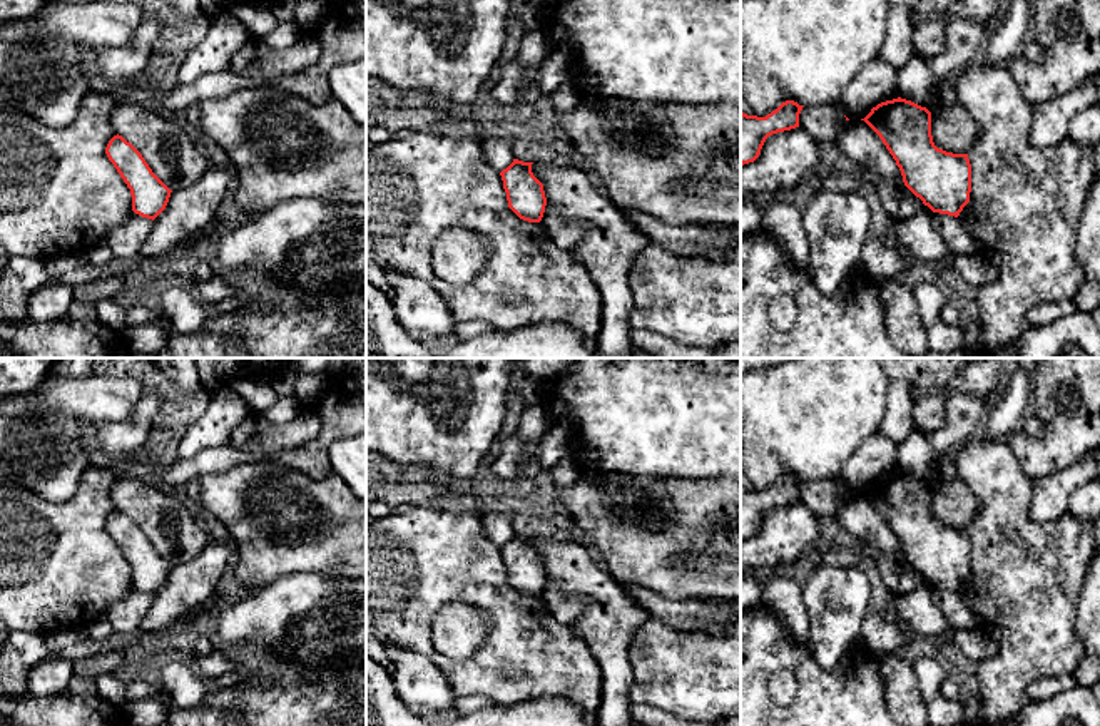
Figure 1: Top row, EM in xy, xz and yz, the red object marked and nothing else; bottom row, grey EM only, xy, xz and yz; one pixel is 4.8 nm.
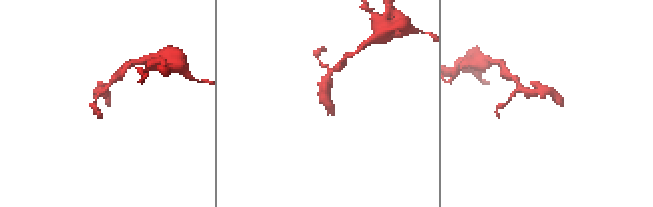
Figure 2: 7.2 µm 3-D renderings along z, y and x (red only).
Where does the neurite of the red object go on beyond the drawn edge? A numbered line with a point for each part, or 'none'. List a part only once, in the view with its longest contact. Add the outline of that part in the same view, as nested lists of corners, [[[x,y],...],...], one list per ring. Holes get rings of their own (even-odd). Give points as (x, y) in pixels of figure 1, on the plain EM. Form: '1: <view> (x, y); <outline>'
none

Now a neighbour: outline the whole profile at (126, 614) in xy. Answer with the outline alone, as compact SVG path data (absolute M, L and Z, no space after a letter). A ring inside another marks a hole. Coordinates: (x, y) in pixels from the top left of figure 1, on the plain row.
M132 587L125 597L105 609L104 617L110 622L115 639L129 639L140 632L140 622L150 609L152 601L152 594Z

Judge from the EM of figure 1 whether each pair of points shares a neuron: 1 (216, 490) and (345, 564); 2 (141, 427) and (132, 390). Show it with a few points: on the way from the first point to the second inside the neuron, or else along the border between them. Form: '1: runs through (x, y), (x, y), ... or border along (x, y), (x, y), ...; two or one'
1: runs through (248, 499), (313, 532); one
2: border along (142, 390), (129, 417), (101, 424); two

